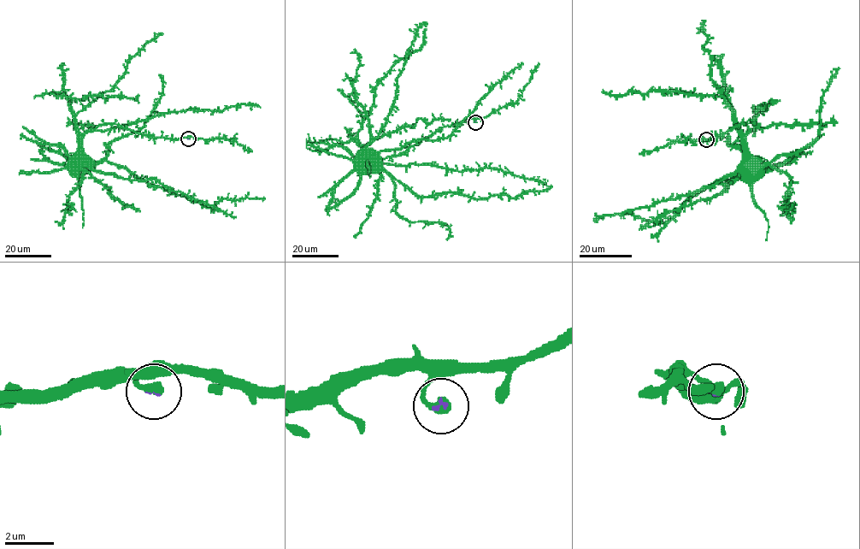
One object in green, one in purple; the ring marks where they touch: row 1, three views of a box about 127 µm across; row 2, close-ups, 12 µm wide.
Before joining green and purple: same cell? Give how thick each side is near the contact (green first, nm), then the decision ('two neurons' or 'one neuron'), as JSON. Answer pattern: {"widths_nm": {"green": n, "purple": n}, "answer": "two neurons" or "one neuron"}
{"widths_nm": {"green": 420, "purple": 100}, "answer": "one neuron"}

